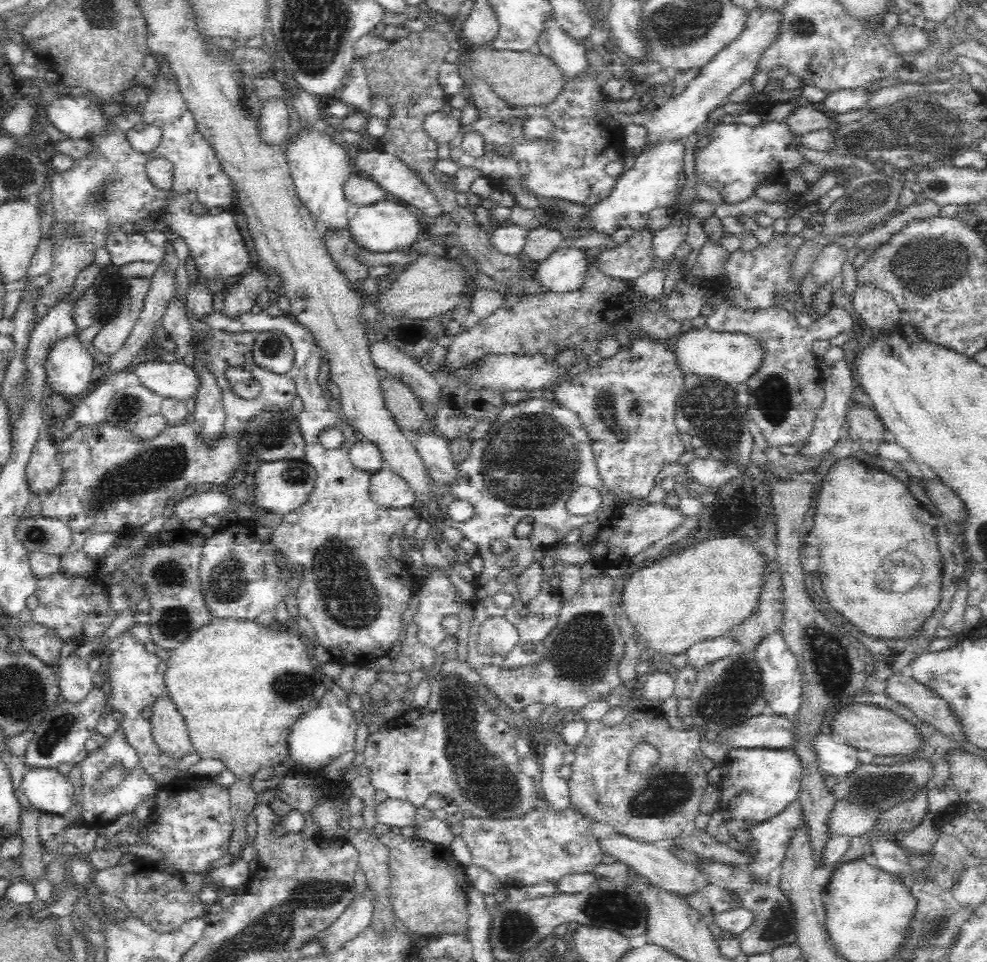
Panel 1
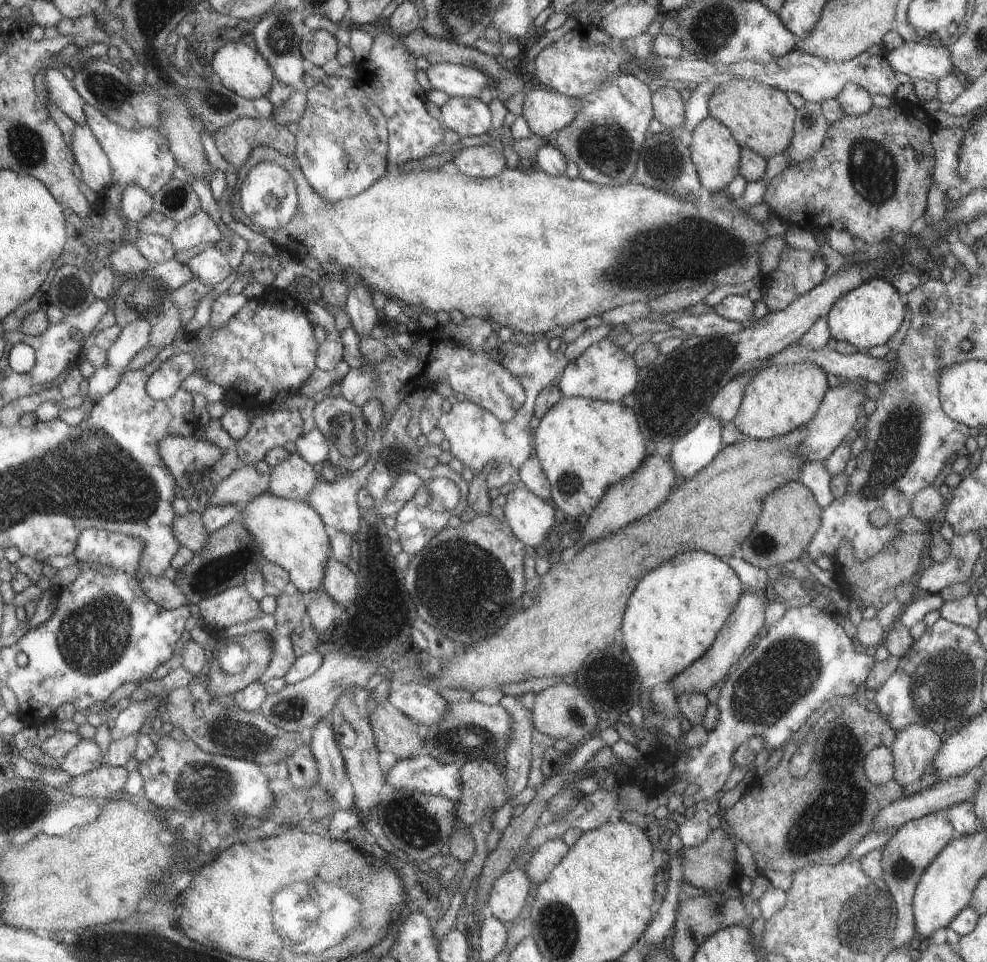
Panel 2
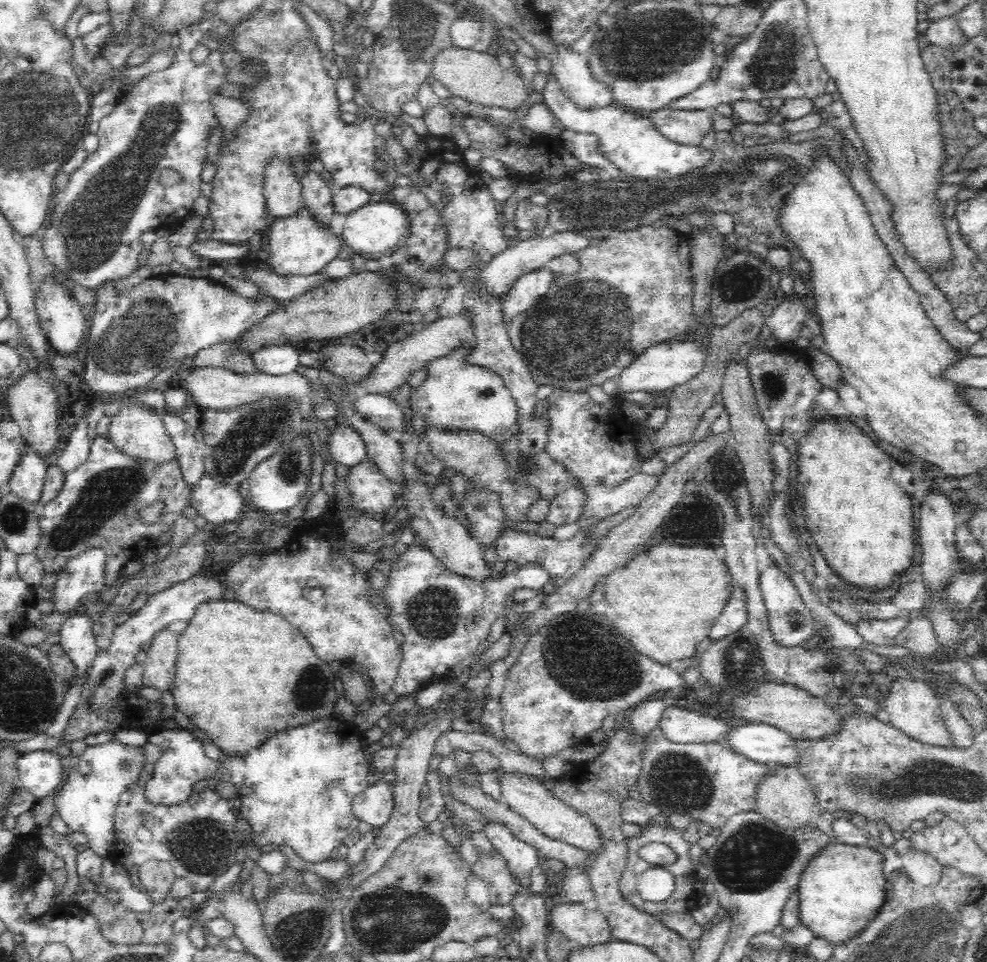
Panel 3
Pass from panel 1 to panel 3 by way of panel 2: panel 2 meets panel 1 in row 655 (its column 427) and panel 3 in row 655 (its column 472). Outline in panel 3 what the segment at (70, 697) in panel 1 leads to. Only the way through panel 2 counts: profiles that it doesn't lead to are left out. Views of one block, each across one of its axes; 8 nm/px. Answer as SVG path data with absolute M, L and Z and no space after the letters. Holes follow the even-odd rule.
M70 612L61 624L59 635L58 644L74 663L78 678L86 672L99 651L92 622L86 614Z

